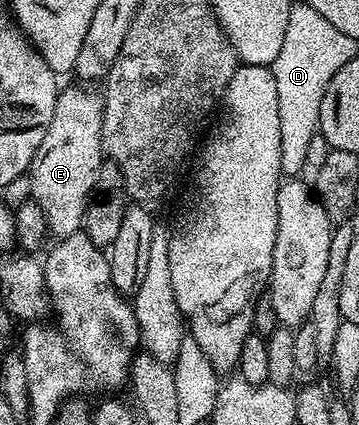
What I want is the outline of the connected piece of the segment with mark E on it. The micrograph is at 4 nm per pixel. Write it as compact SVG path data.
M78 86L82 88L66 88L63 87L58 93L58 101L56 102L56 110L52 114L52 122L46 128L44 138L40 142L40 146L36 150L36 154L32 158L28 169L28 175L32 182L32 198L40 206L40 210L44 210L44 218L50 227L50 236L54 238L61 238L63 236L70 236L73 232L79 231L82 228L82 219L84 218L84 210L90 201L90 195L94 193L96 186L96 174L100 174L100 166L104 162L104 153L102 151L102 98L96 91L89 92L89 87Z

